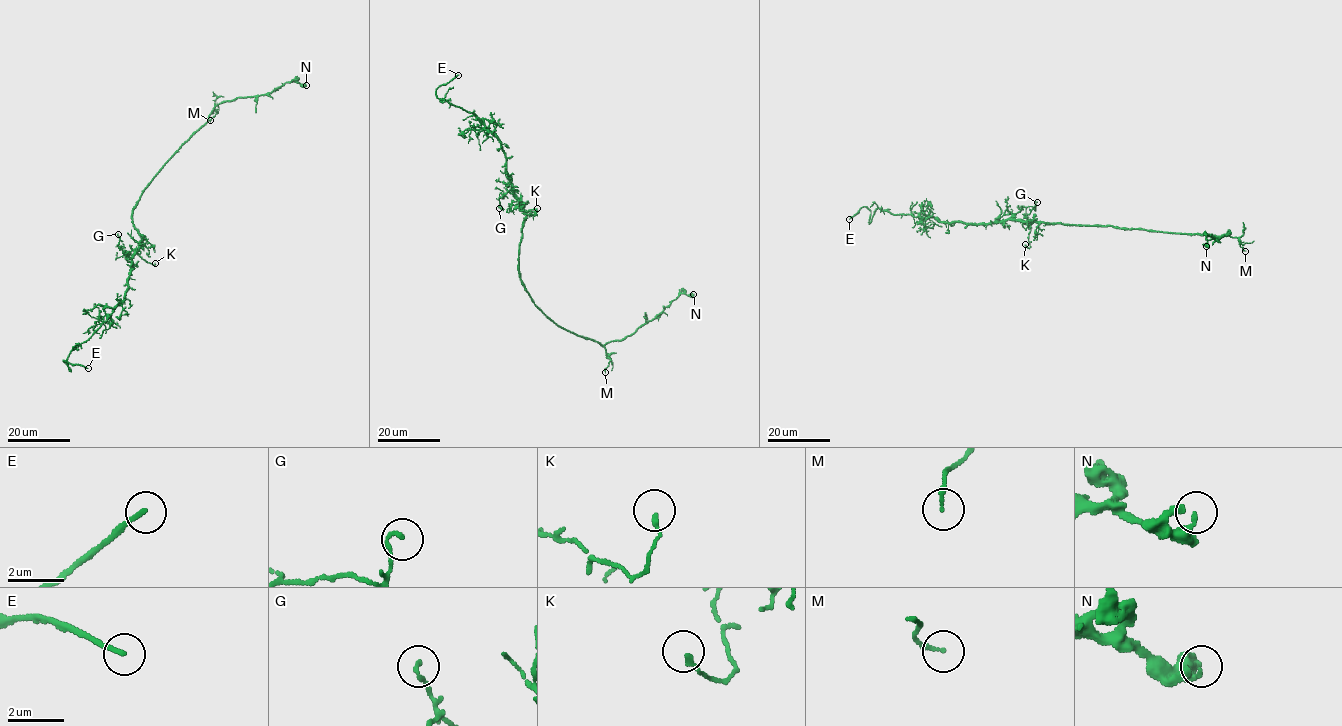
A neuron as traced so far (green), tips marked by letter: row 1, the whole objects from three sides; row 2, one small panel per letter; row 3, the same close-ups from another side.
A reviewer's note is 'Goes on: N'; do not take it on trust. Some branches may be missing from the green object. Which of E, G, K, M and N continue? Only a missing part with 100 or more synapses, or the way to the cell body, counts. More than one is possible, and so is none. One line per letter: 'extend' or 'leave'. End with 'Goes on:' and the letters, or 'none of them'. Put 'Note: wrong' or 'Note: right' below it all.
E: extend
G: leave
K: leave
M: leave
N: leave
Goes on: E
Note: wrong

